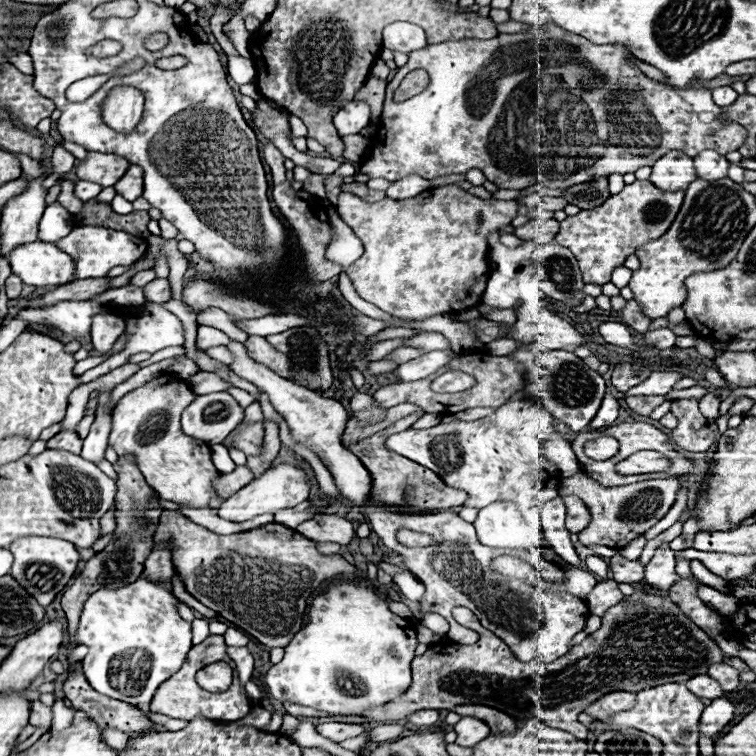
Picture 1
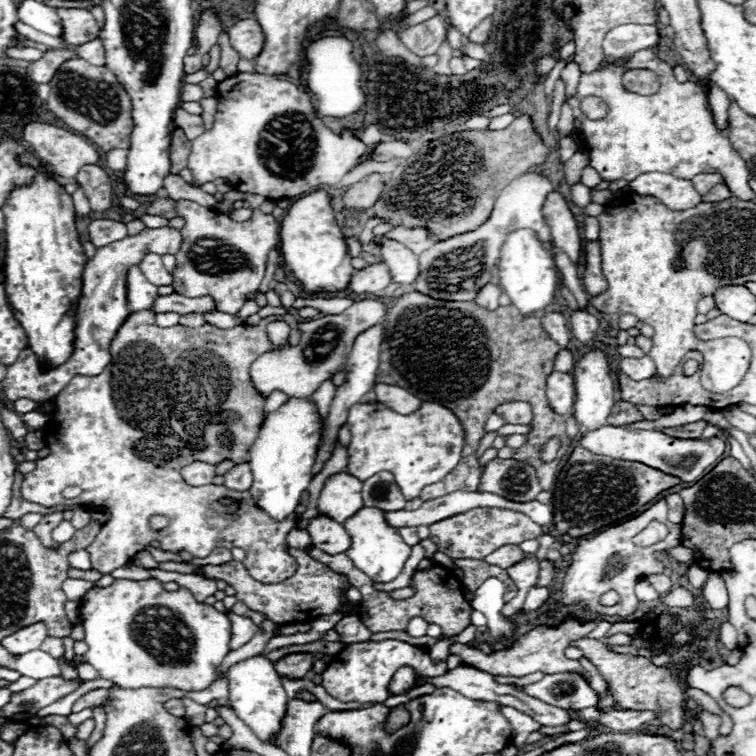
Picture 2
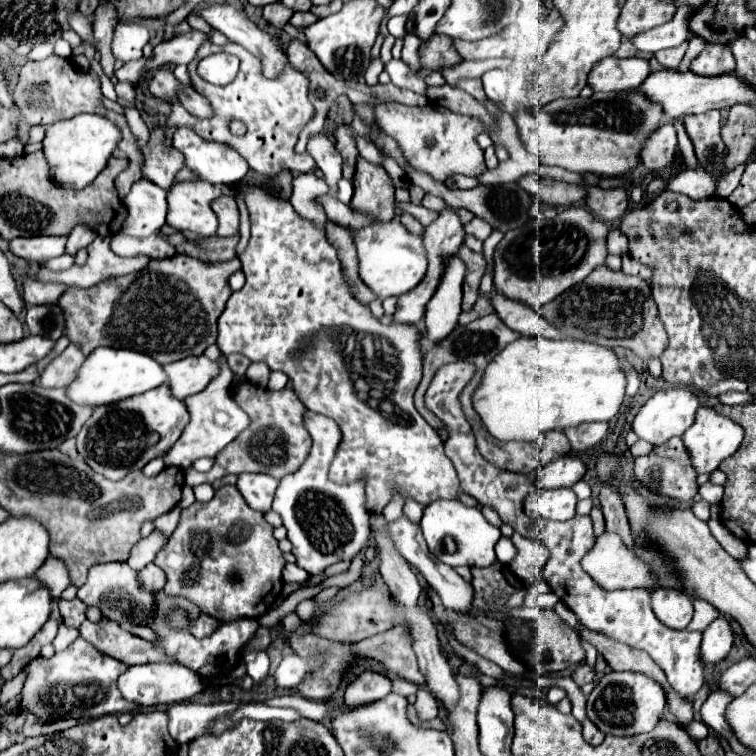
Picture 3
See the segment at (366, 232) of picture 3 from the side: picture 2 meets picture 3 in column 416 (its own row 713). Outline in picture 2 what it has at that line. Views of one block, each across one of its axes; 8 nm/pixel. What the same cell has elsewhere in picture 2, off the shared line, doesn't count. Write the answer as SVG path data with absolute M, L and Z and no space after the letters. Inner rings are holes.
M258 654L228 668L226 676L230 688L230 708L244 724L252 728L252 732L256 732L256 736L260 736L260 740L268 740L274 732L280 730L280 722L288 704L288 696L282 688L282 678L276 674L274 662Z

